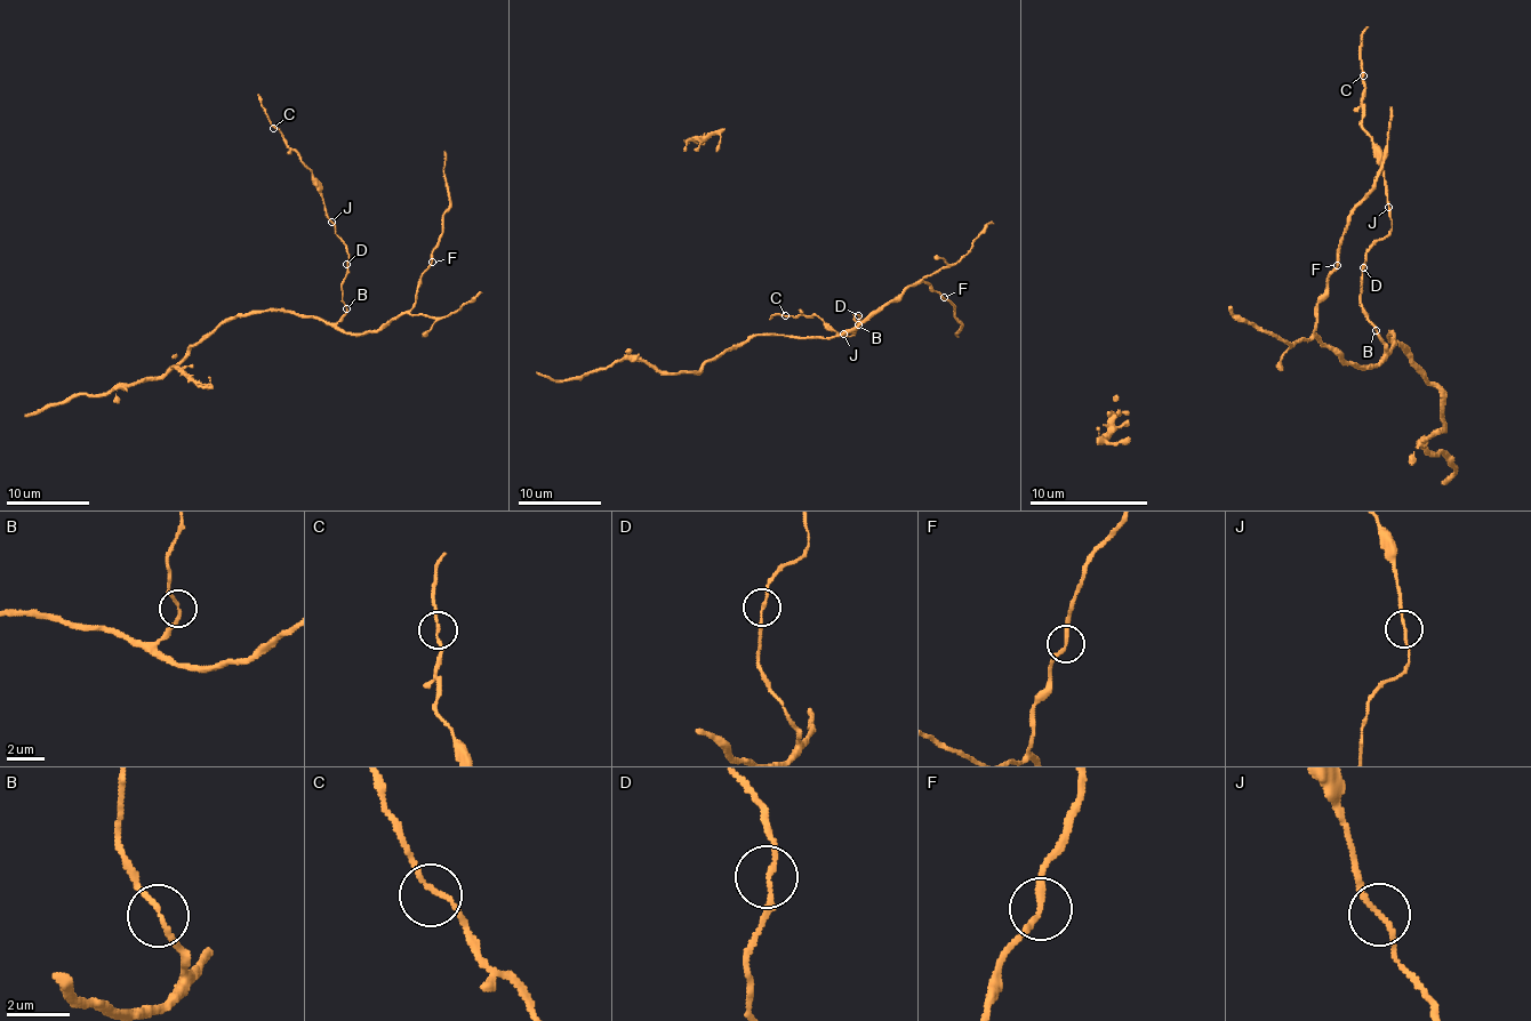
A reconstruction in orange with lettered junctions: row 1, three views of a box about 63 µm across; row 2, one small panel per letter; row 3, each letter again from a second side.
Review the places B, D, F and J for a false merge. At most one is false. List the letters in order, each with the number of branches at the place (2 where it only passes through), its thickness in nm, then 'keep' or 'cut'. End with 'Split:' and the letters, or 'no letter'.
B: 2 branches meet; 160 nm thick; keep
D: 2 branches meet; 150 nm thick; keep
F: 2 branches meet; 220 nm thick; keep
J: 2 branches meet; 150 nm thick; keep
Split: no letter

